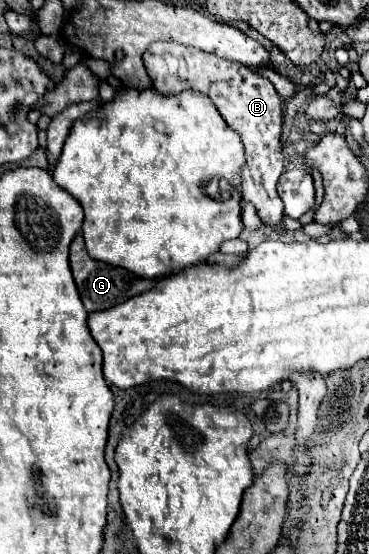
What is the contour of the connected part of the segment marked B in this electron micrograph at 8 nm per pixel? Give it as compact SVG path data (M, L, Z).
M154 43L144 53L144 65L152 77L154 89L160 95L178 95L178 91L198 91L216 105L222 119L232 127L246 149L246 165L242 169L242 195L246 201L252 201L258 209L260 219L282 231L282 199L278 197L276 183L284 169L280 133L282 133L282 99L276 93L270 79L262 77L254 69L246 69L236 61L226 61L204 53L194 47L176 45L176 43Z

